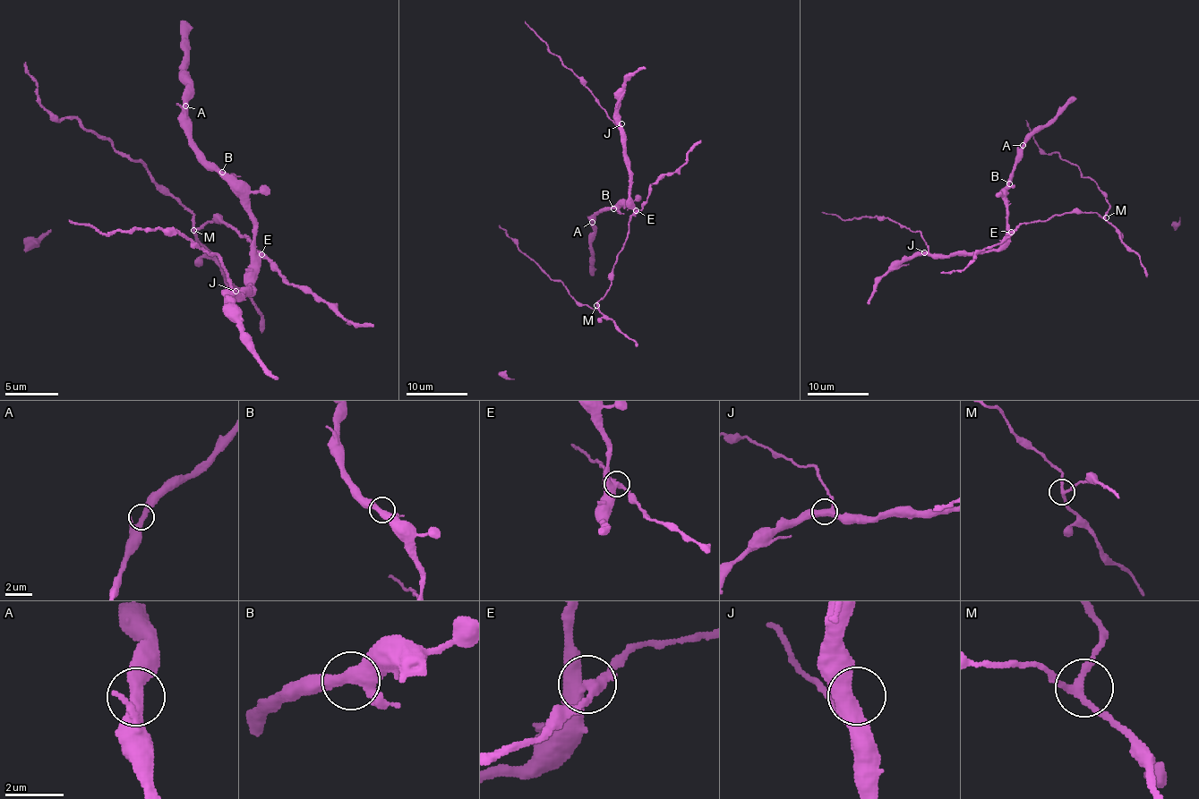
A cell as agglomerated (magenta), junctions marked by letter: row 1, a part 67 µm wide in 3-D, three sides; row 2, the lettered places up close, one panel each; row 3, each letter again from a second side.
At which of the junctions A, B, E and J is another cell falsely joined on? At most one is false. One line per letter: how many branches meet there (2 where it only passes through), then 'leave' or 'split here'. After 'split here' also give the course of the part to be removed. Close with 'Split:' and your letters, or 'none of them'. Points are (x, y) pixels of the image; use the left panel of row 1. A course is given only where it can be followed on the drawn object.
A: branches 3; leave
B: branches 3; leave
E: branches 3; split here; course (262, 254), (225, 222), (196, 230), (193, 214), (145, 166), (76, 118), (57, 121), (39, 103), (23, 63)
J: branches 3; leave
Split: E

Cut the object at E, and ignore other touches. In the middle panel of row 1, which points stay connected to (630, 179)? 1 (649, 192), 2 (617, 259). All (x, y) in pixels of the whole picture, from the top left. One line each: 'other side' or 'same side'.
1: other side
2: other side

